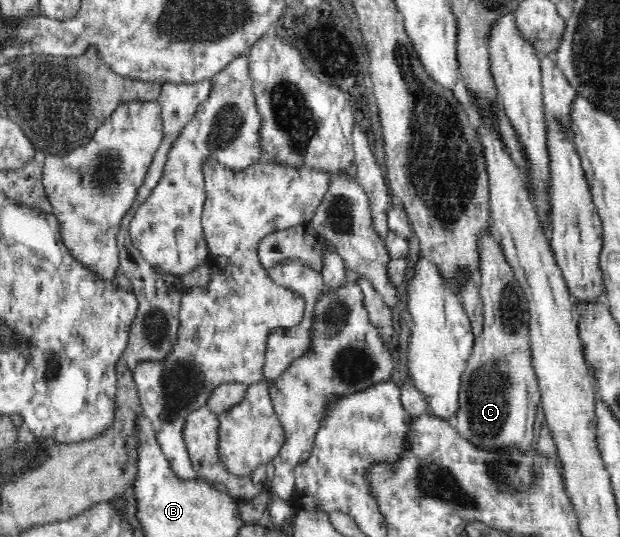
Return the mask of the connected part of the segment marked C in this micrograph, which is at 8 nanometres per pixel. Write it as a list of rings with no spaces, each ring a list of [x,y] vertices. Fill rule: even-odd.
[[[491,232],[481,239],[480,252],[481,267],[477,279],[484,305],[484,327],[481,335],[475,338],[473,353],[460,377],[456,431],[481,447],[505,447],[505,444],[517,444],[518,447],[527,449],[531,447],[535,437],[533,436],[535,417],[541,400],[540,388],[532,364],[529,302],[523,287],[515,279],[512,267],[505,259],[499,240]]]

